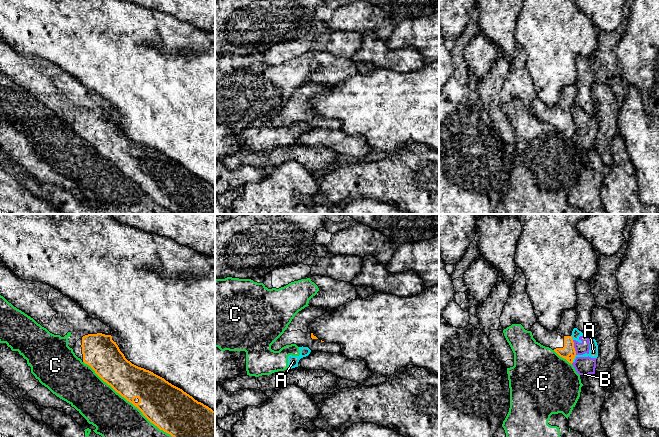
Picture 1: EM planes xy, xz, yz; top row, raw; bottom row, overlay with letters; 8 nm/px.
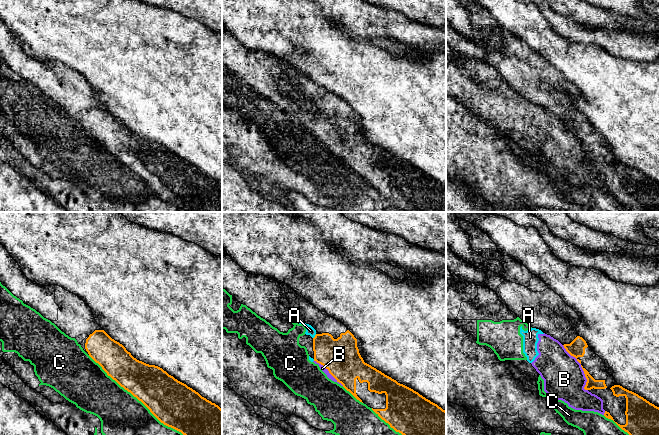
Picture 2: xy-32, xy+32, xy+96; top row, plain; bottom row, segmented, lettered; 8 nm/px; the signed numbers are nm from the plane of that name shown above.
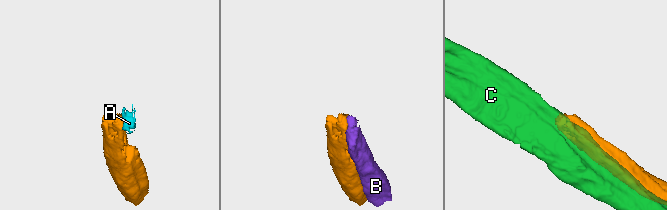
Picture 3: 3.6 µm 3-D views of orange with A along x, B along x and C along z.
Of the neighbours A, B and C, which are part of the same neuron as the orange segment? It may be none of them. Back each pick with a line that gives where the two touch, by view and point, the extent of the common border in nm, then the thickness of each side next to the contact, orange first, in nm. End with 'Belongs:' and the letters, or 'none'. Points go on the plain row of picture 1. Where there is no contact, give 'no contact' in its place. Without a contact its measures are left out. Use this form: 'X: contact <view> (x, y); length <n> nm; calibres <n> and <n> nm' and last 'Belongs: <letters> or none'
Belongs: none

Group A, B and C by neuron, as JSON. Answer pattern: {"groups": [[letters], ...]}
{"groups": [["A", "B"], ["C"]]}

